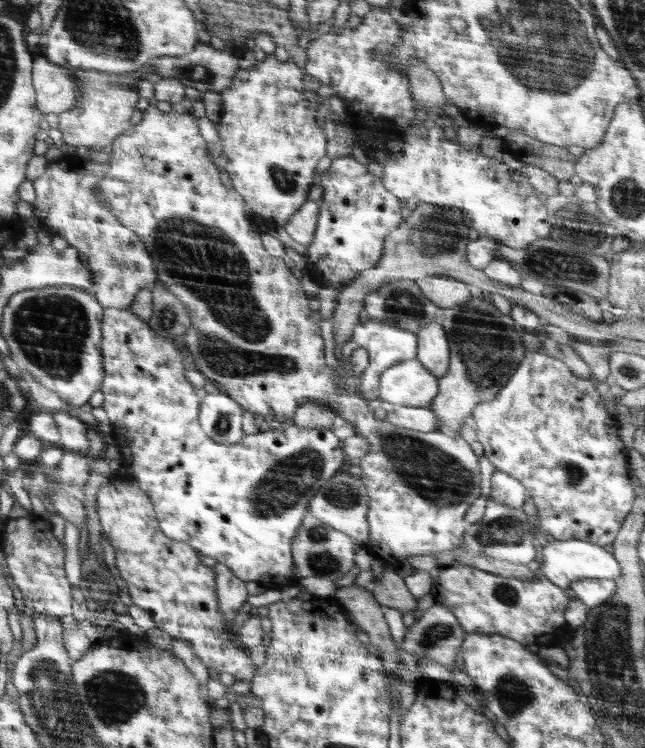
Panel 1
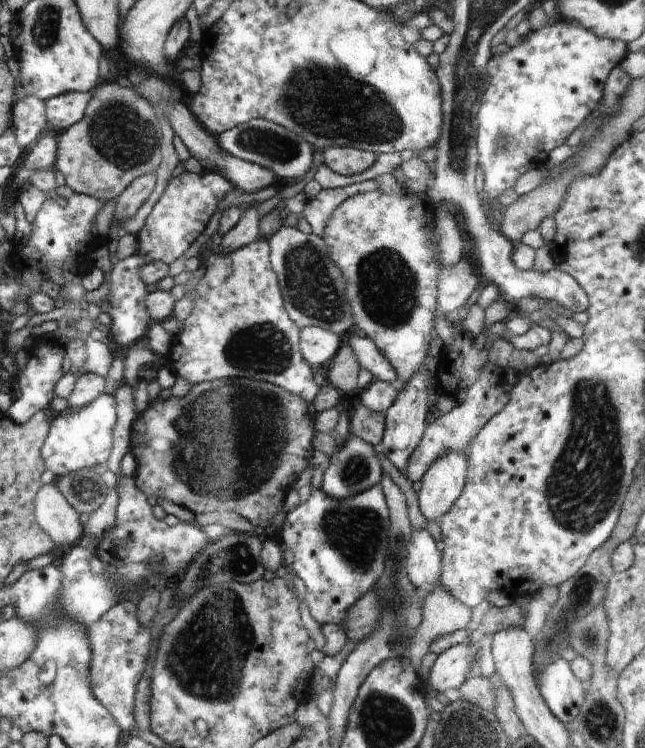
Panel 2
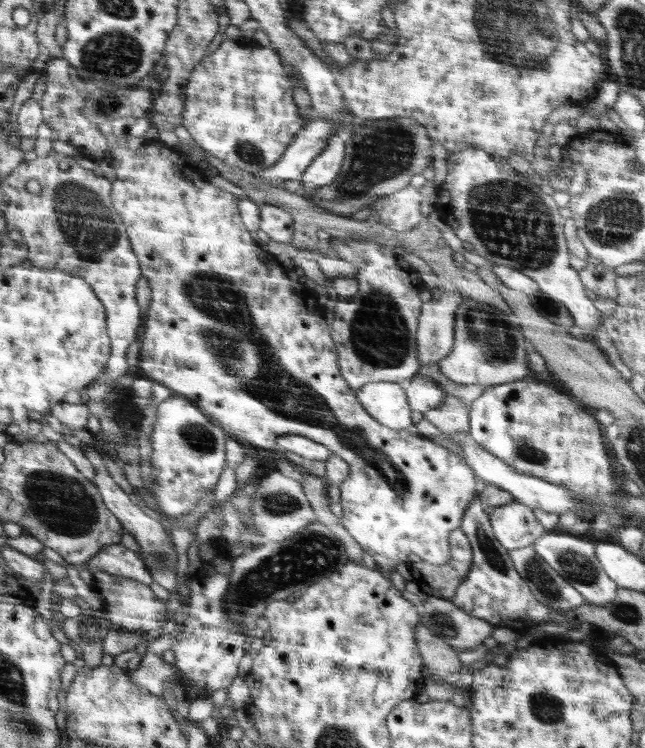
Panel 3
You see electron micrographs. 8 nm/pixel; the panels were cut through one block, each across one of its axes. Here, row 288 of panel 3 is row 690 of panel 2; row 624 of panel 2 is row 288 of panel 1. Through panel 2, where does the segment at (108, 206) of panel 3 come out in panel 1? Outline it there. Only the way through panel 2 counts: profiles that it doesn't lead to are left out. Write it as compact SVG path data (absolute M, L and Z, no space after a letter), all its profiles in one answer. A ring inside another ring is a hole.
M76 155L62 156L57 161L49 161L42 175L33 181L36 200L31 206L35 214L35 223L39 228L52 237L64 238L70 247L77 248L86 255L86 262L89 268L92 268L94 276L94 288L90 291L98 297L98 300L108 308L128 309L134 302L138 290L144 286L151 289L158 278L150 254L144 248L144 241L140 240L140 236L132 229L126 228L117 216L112 216L108 205L102 203L93 193L97 182L104 178L109 168L109 162L96 163L91 158L78 158Z

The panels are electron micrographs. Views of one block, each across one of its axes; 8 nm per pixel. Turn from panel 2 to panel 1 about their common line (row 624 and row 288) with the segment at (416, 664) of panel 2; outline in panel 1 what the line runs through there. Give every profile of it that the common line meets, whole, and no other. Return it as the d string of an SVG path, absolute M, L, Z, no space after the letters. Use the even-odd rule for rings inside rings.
M432 275L414 280L422 294L438 308L452 308L470 300L472 288L455 278Z

